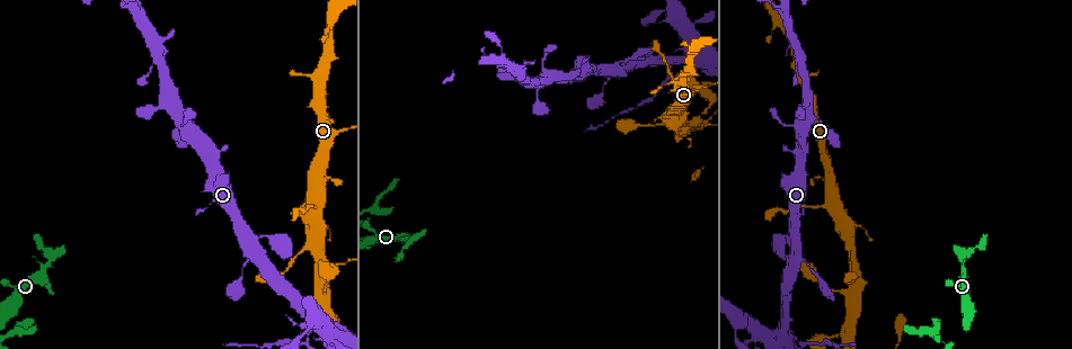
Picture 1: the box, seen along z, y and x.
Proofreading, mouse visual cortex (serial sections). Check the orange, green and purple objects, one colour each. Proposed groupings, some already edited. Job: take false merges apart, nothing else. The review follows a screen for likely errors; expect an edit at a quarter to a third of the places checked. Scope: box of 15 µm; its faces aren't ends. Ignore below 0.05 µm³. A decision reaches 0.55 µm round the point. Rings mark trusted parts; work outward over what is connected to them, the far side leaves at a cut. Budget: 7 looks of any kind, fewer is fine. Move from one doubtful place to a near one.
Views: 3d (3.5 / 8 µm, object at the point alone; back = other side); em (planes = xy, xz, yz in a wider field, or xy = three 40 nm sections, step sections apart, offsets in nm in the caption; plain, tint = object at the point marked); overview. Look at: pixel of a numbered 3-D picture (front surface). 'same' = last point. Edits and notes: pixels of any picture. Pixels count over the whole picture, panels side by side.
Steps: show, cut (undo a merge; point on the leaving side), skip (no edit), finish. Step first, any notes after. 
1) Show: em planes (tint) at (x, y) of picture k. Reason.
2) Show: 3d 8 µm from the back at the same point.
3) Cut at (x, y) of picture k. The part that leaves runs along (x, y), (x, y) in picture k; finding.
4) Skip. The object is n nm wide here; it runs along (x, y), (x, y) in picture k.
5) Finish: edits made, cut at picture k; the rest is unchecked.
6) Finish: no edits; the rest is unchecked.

Show: 3d 3.5 µm at (676, 97) of picture 1. Sudden change in width.

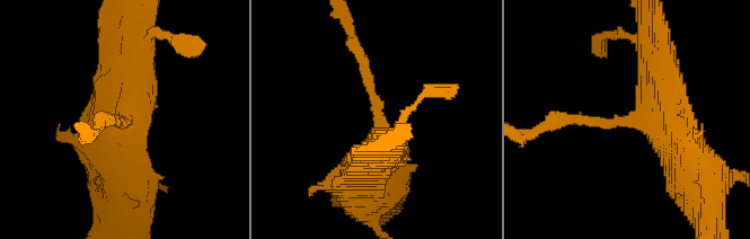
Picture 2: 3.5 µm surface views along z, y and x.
Show: em xy step 2 (tint) at (376, 115) of picture 2. The arms are 150, 500 nm wide; need the tissue.

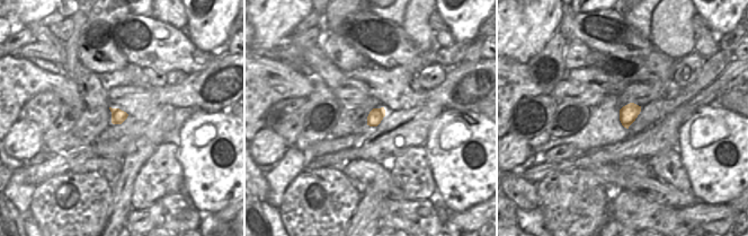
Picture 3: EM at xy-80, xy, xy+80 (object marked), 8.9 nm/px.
Skip. It runs along (659, 69), (644, 117), (552, 121) in picture 2; one cell here.

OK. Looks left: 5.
Show: 3d 3.5 µm at (306, 339) of picture 1. Thin arm on a thick one.

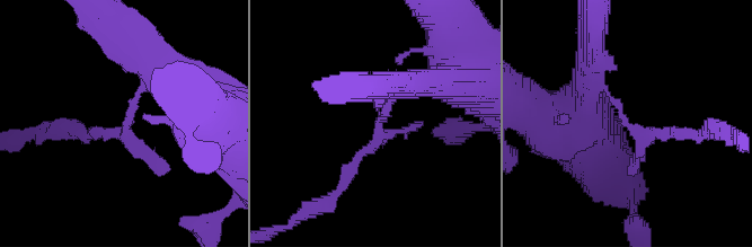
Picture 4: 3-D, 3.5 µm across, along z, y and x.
Show: em planes (tint) at (130, 117) of picture 4. Need the tissue.

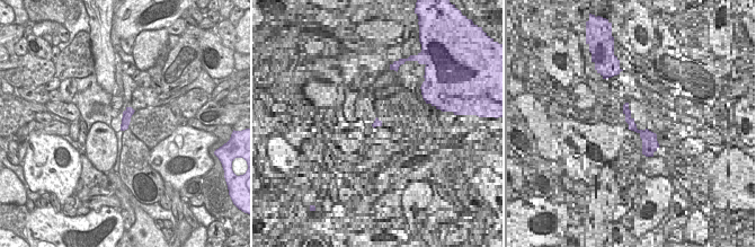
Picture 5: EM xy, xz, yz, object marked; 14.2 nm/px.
Cut at (138, 152) of picture 4. The arms are 100, 150, 350 nm wide; the part that leaves runs along (131, 118), (127, 132), (72, 129) in picture 4; a second cell is stuck on.

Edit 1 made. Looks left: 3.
Finish: edits made, cut at picture 4; the rest is unchecked.

